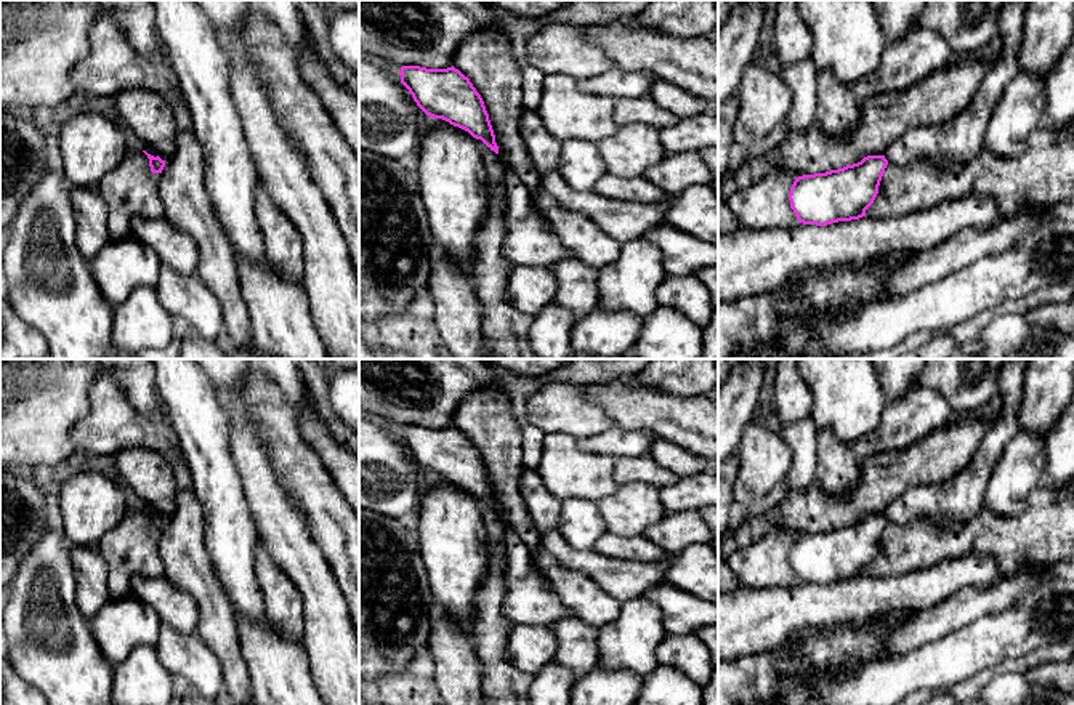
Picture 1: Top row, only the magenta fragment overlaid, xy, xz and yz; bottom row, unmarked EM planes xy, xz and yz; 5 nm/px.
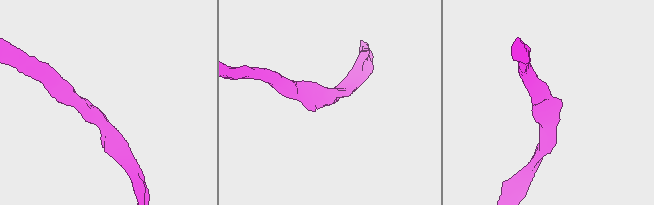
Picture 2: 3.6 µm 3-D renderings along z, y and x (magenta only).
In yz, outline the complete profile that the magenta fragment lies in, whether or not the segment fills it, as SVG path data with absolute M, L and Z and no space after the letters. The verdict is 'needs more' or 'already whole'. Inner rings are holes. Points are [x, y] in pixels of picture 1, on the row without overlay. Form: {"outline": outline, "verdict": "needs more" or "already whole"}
{"outline": "M867 514L838 529L798 535L790 546L790 567L803 583L859 578L874 562L886 524L885 514Z", "verdict": "already whole"}

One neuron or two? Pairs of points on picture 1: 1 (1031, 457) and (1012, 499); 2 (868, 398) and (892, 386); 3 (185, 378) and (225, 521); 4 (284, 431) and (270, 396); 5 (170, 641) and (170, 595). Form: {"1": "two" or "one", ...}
{"1": "one", "2": "two", "3": "one", "4": "one", "5": "two"}

